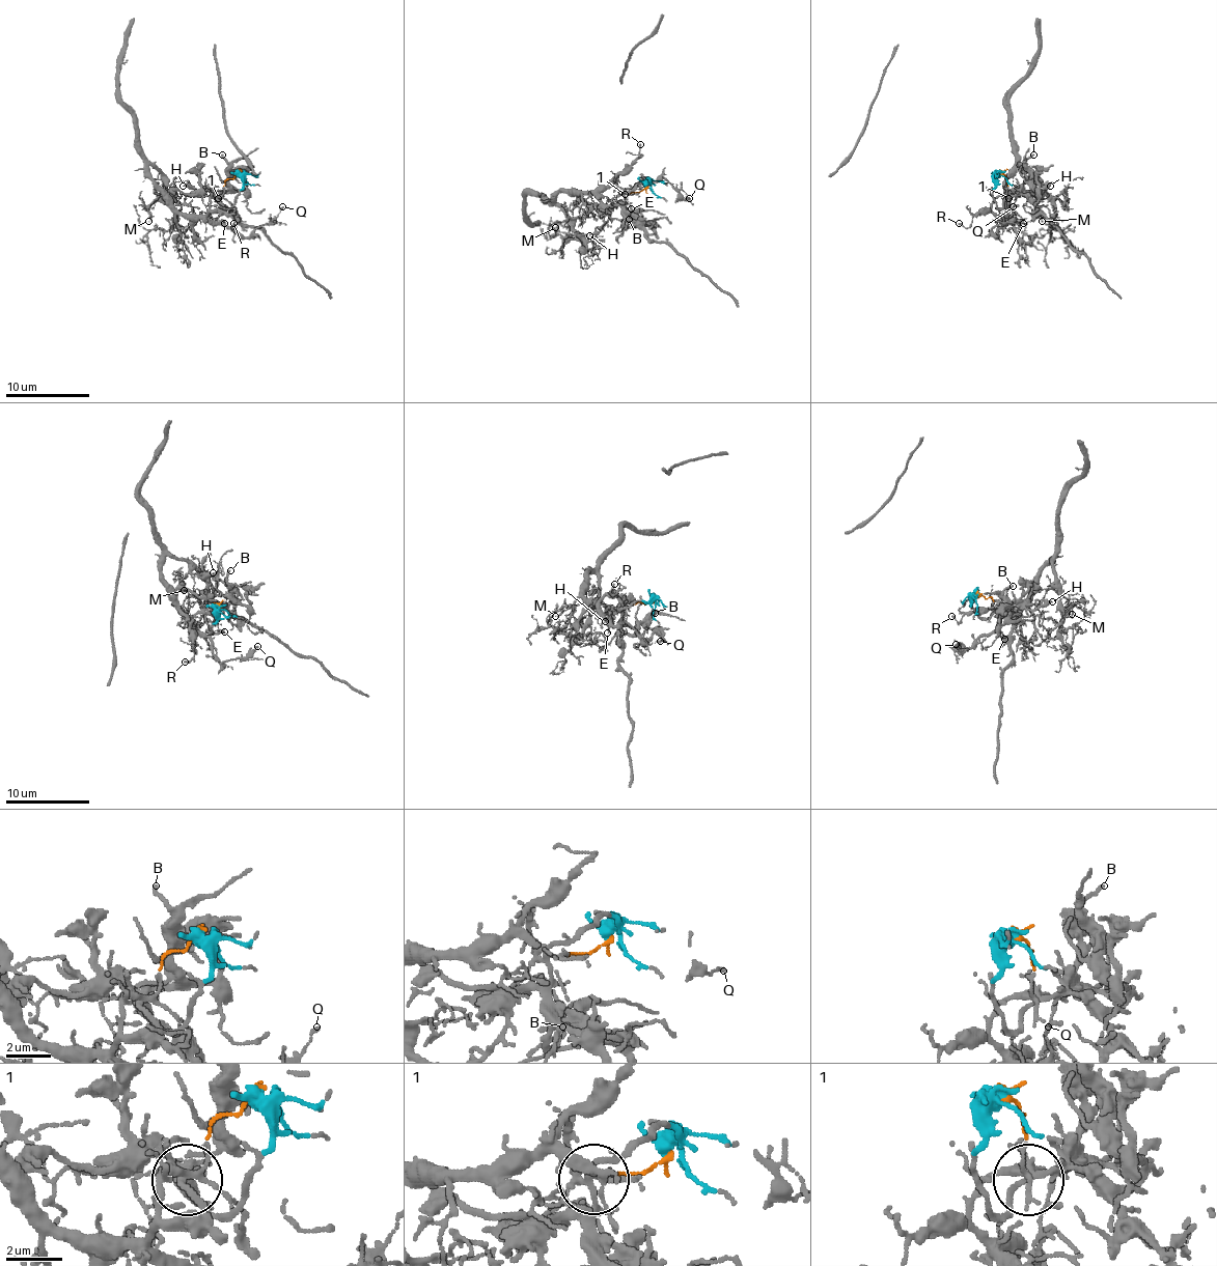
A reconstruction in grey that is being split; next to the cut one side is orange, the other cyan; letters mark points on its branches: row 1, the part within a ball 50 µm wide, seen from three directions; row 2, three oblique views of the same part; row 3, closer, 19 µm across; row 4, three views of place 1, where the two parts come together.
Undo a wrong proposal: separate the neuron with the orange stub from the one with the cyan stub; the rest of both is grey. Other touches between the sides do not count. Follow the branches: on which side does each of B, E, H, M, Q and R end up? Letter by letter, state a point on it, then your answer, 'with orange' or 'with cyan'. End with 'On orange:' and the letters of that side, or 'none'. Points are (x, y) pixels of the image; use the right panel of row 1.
B: at (1033, 155); with cyan
E: at (1023, 223); with orange
H: at (1050, 186); with cyan
M: at (1042, 221); with orange
Q: at (1013, 206); with orange
R: at (959, 223); with orange
On orange: E, M, Q, R

